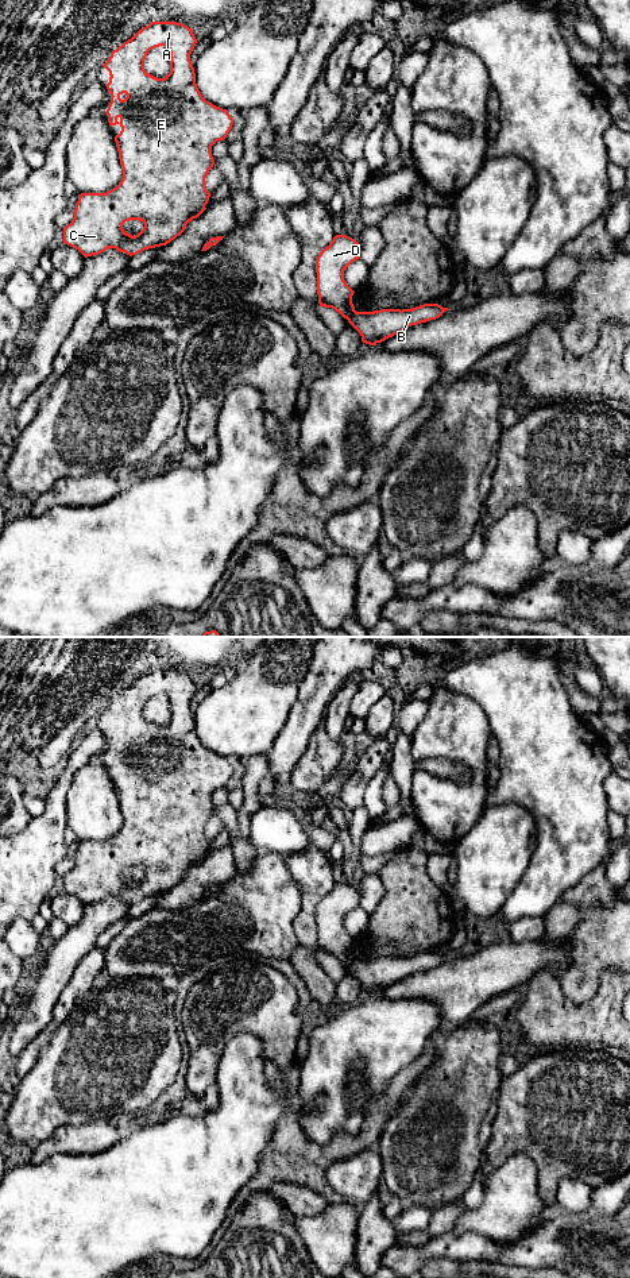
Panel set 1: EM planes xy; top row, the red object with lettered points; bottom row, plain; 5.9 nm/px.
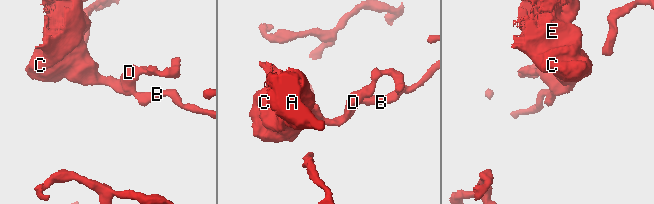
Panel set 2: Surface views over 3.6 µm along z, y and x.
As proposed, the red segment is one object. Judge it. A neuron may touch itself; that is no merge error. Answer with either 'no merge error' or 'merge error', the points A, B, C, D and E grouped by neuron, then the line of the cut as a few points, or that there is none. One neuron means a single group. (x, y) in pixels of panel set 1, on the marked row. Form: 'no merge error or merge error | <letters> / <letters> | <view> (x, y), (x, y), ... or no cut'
merge error | A C D E / B | xy (355, 311), (347, 319)

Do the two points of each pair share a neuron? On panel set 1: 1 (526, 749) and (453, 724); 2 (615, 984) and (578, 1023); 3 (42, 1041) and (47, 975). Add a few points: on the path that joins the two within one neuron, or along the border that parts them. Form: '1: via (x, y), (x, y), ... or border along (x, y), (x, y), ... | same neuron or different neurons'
1: border along (479, 706), (493, 734) | different neurons
2: via (609, 993), (587, 1015) | same neuron
3: border along (55, 1000), (51, 1020), (20, 1051) | different neurons

